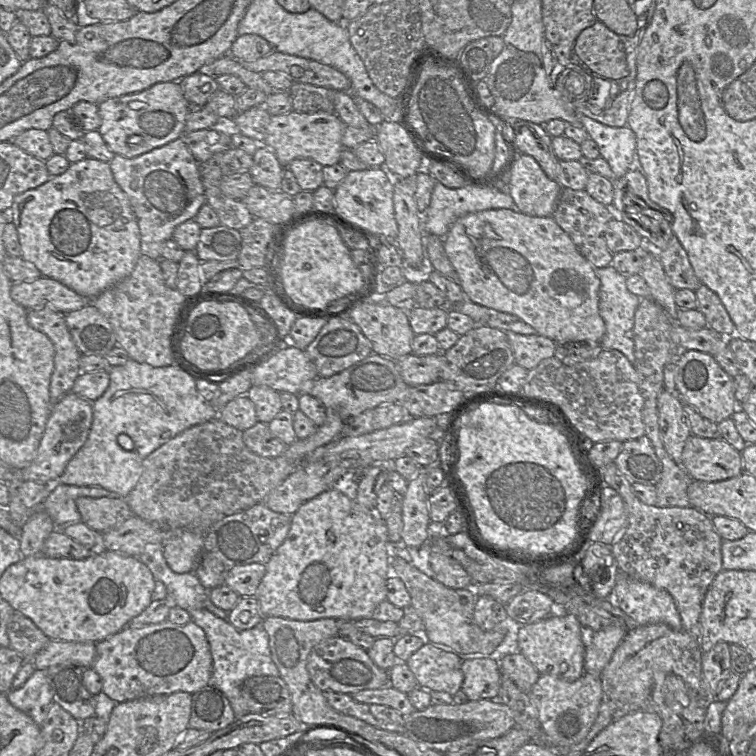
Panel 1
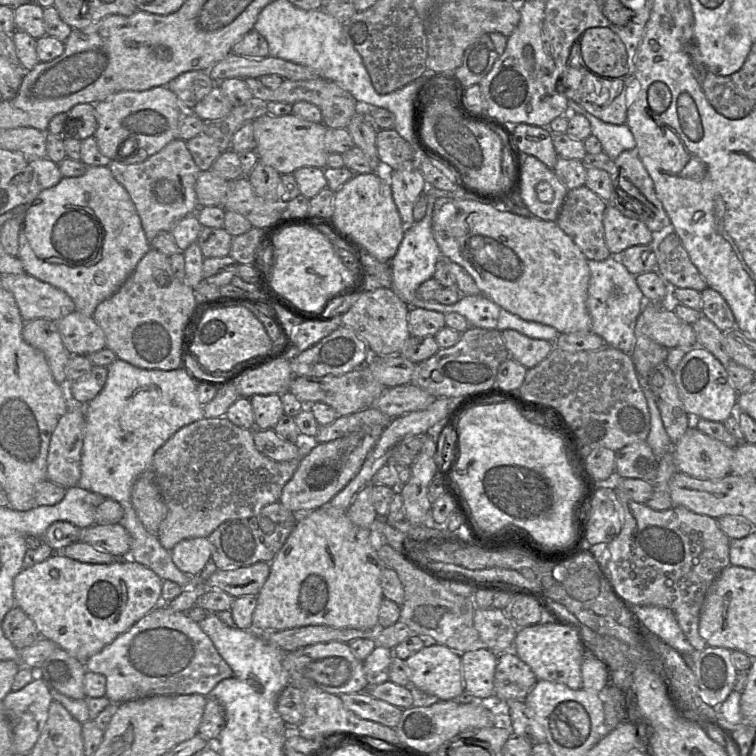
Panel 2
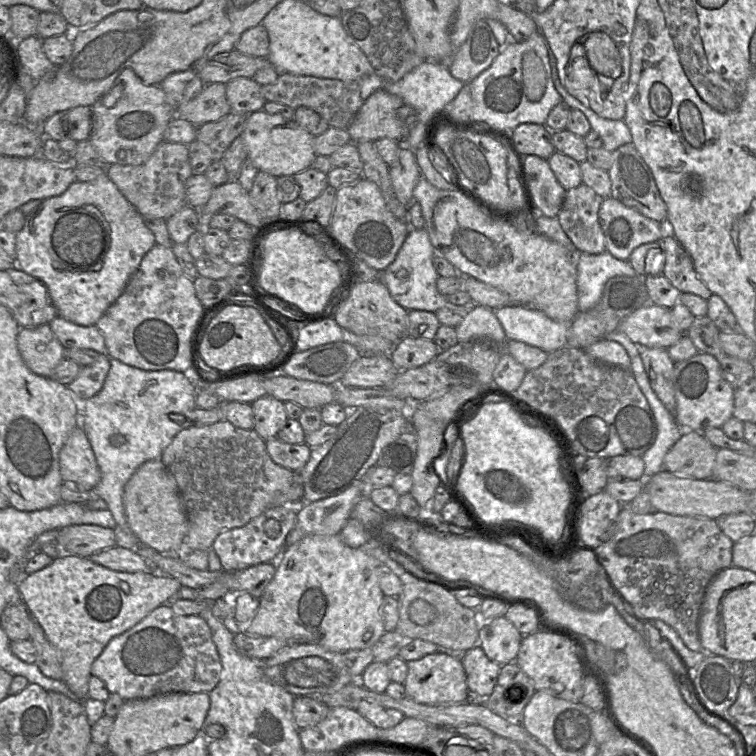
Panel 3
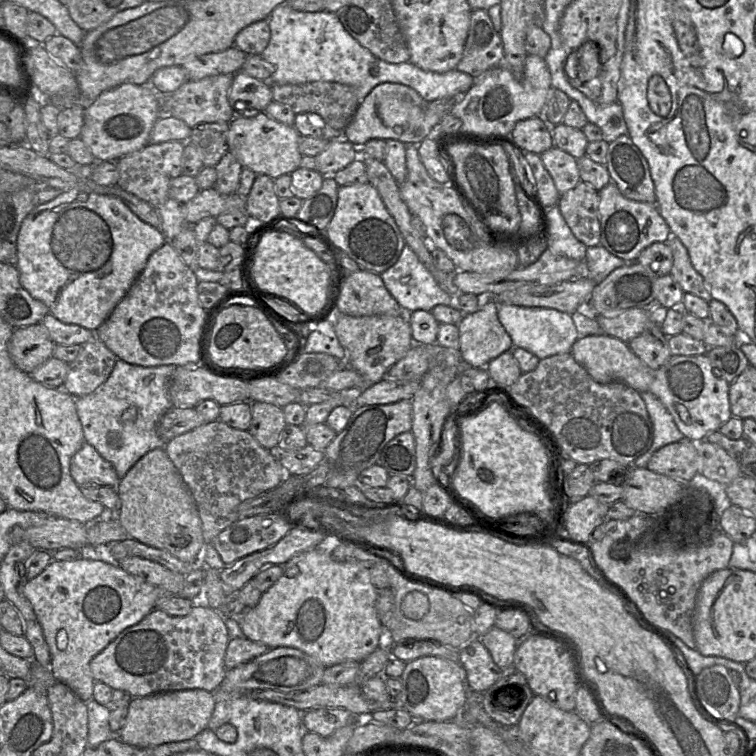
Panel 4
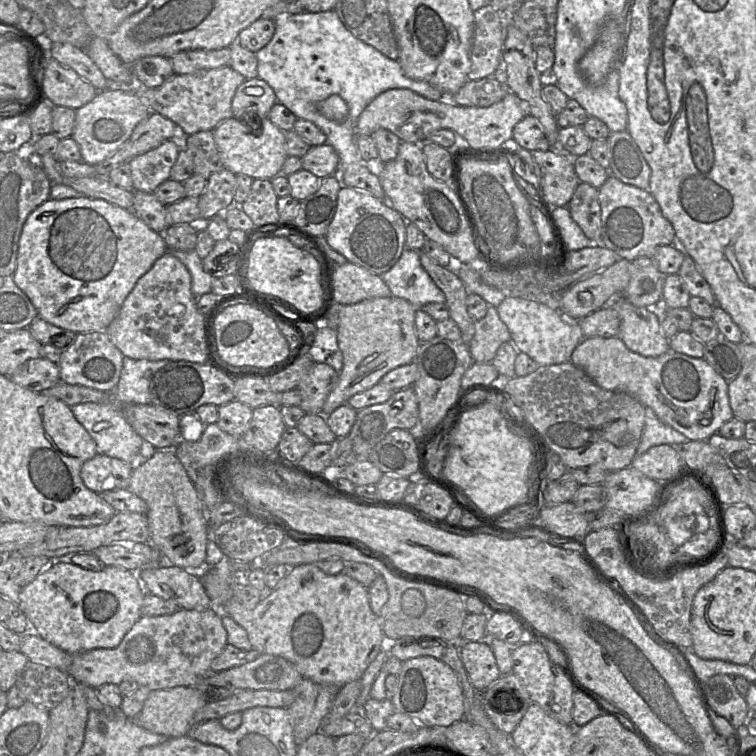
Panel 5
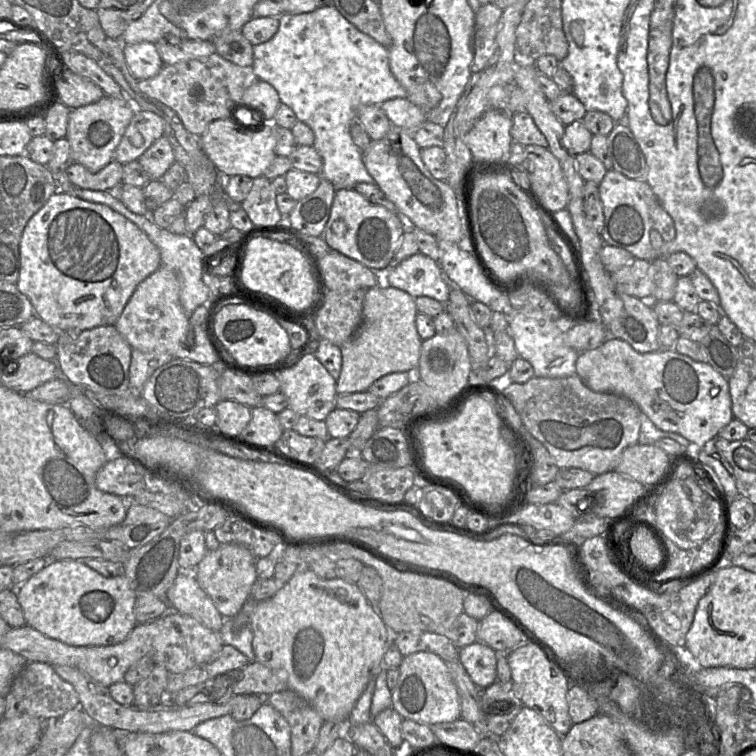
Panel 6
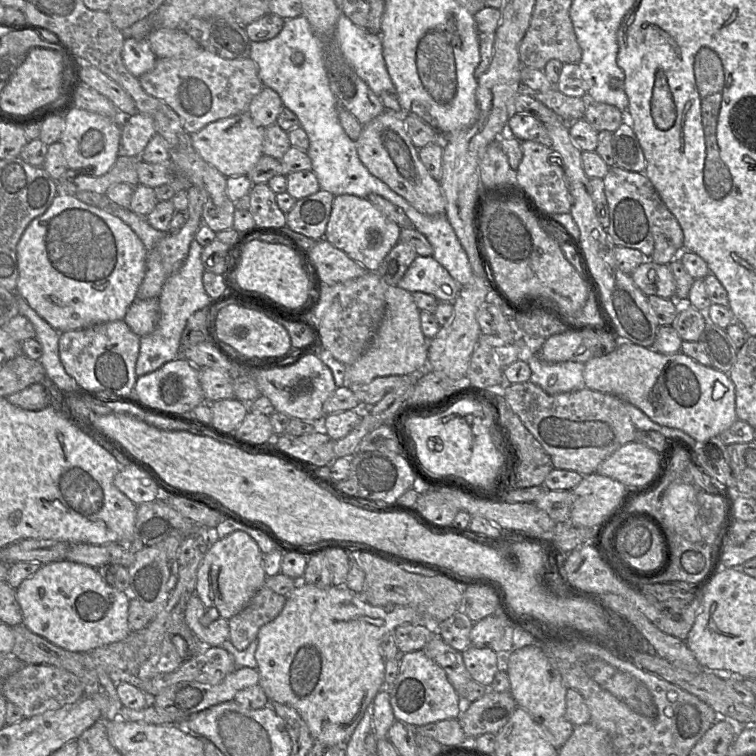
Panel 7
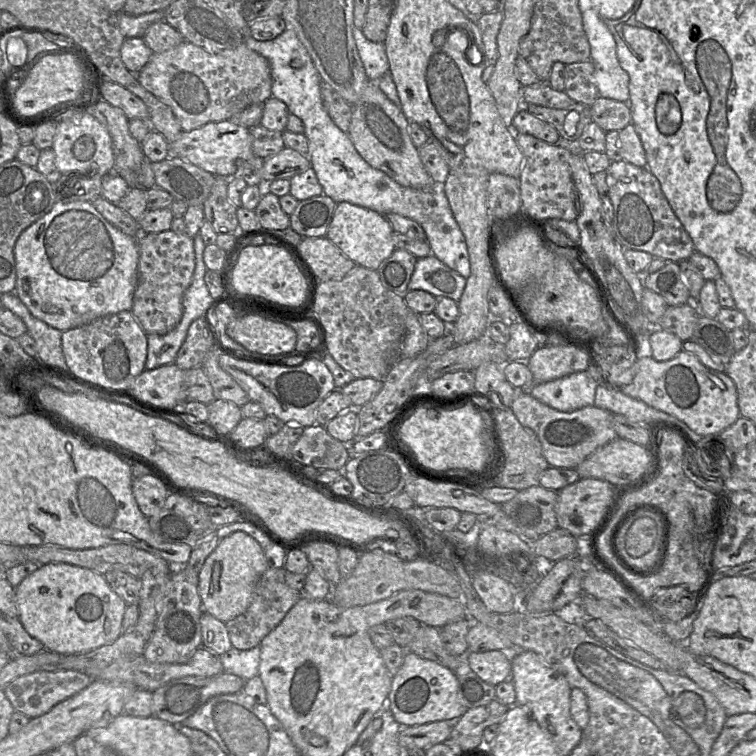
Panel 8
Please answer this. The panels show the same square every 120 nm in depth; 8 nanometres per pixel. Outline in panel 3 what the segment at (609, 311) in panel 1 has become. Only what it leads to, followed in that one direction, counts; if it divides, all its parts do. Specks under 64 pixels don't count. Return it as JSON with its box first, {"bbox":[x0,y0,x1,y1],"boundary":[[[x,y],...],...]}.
{"bbox":[576,250,638,312],"boundary":[[[607,250],[601,254],[578,254],[576,269],[580,312],[591,310],[598,304],[604,286],[610,278],[638,275],[627,260],[617,259]]]}

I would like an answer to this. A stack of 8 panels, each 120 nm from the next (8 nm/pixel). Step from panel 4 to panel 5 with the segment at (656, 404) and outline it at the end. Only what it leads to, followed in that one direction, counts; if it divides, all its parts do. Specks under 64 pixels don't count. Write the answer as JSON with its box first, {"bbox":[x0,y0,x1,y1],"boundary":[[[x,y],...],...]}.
{"bbox":[636,407,689,455],"boundary":[[[645,407],[645,425],[636,455],[645,453],[655,445],[680,444],[689,440],[685,435],[661,421],[651,408]]]}

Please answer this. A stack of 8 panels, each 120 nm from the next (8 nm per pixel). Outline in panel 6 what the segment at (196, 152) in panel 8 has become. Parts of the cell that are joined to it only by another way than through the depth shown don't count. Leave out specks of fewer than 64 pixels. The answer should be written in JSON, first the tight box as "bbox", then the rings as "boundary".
{"bbox":[199,108,276,179],"boundary":[[[238,108],[233,117],[211,122],[199,138],[201,147],[208,158],[216,166],[221,177],[230,178],[235,175],[248,176],[255,179],[264,176],[275,157],[276,126],[274,122],[264,122],[259,131],[247,129],[236,121]]]}

